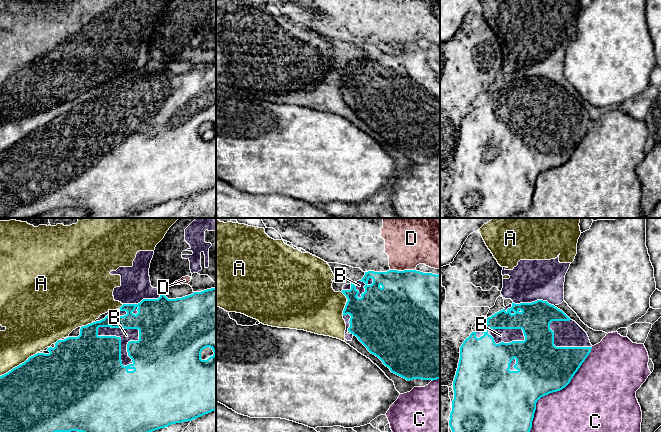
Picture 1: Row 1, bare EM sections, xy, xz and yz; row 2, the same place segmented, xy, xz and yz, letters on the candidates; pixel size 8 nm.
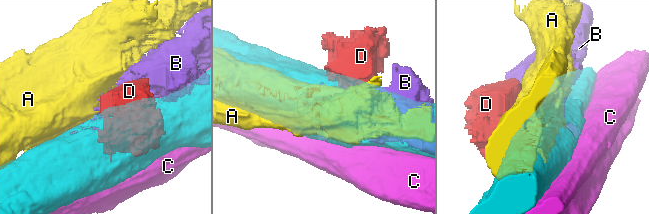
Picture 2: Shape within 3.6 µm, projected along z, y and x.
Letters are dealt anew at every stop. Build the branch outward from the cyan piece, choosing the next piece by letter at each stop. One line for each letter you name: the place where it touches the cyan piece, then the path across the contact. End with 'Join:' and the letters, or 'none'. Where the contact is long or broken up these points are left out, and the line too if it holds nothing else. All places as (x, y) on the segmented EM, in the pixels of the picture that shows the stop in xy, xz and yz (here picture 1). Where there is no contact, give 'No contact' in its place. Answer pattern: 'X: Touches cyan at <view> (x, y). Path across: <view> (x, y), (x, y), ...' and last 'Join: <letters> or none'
Join: none

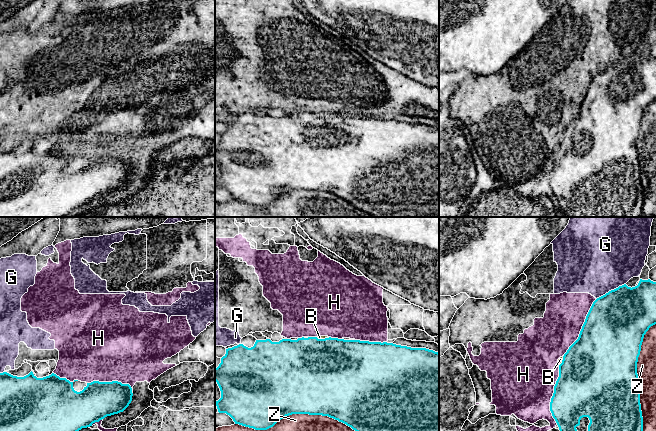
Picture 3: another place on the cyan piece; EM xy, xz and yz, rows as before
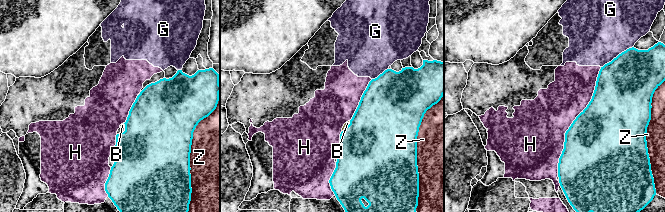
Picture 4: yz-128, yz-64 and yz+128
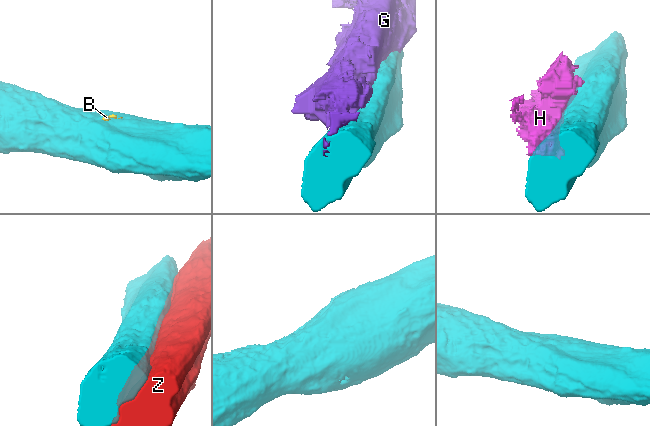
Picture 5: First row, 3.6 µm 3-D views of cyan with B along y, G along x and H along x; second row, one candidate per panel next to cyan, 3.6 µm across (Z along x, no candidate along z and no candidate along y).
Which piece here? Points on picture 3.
B: Touches cyan at xz (323, 339). Path across: xz (326, 370), (323, 339), (319, 337)
Join: B

